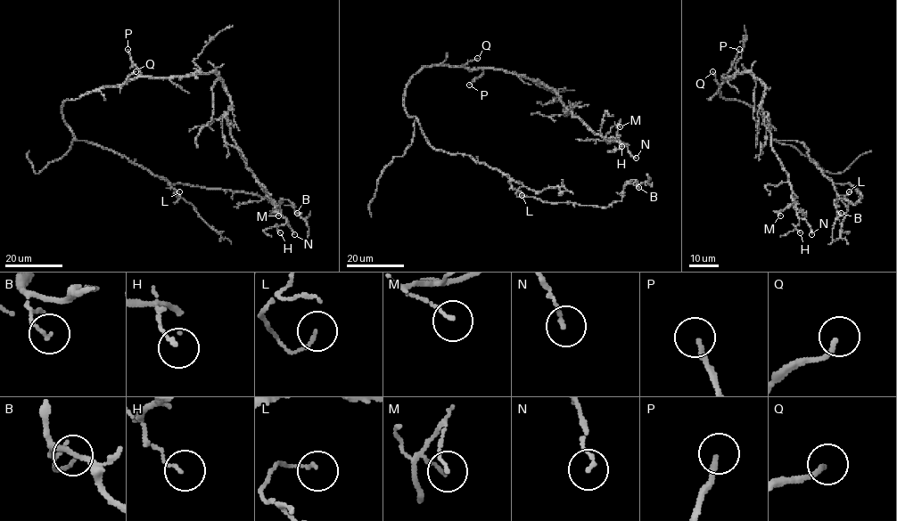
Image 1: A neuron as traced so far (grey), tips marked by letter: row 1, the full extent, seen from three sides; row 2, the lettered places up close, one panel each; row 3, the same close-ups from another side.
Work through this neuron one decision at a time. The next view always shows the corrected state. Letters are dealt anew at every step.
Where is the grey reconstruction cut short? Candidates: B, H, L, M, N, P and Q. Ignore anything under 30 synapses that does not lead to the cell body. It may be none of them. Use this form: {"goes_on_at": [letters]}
{"goes_on_at": []}

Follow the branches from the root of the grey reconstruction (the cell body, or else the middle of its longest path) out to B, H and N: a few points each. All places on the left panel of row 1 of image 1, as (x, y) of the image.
B: (66, 101), (62, 119), (77, 140), (125, 155), (168, 183), (254, 193), (278, 204), (286, 199), (297, 213)
H: (66, 101), (140, 77), (215, 72), (230, 97), (226, 120), (232, 139), (287, 221), (277, 227), (280, 232)
N: (66, 101), (140, 77), (215, 72), (230, 97), (226, 120), (232, 139), (294, 234)

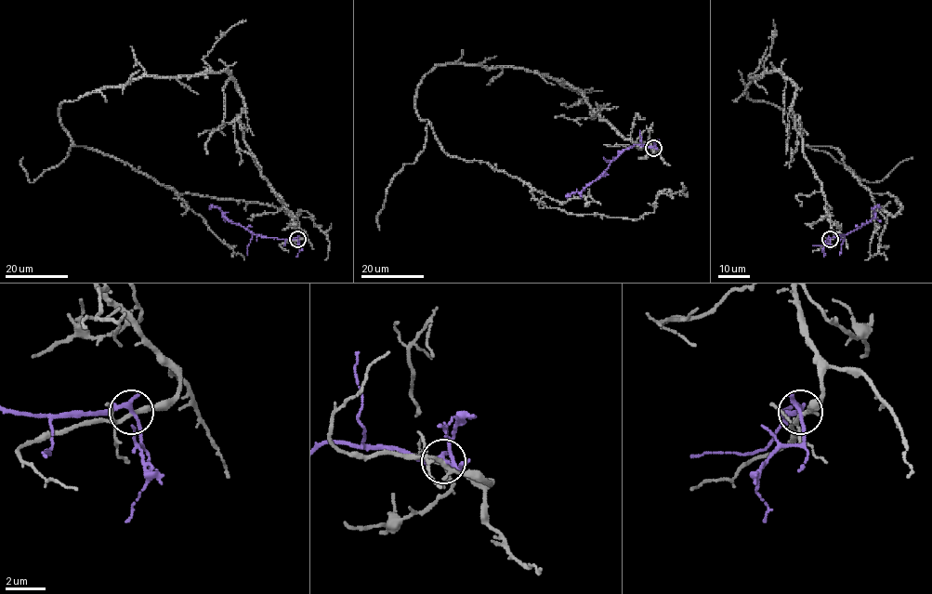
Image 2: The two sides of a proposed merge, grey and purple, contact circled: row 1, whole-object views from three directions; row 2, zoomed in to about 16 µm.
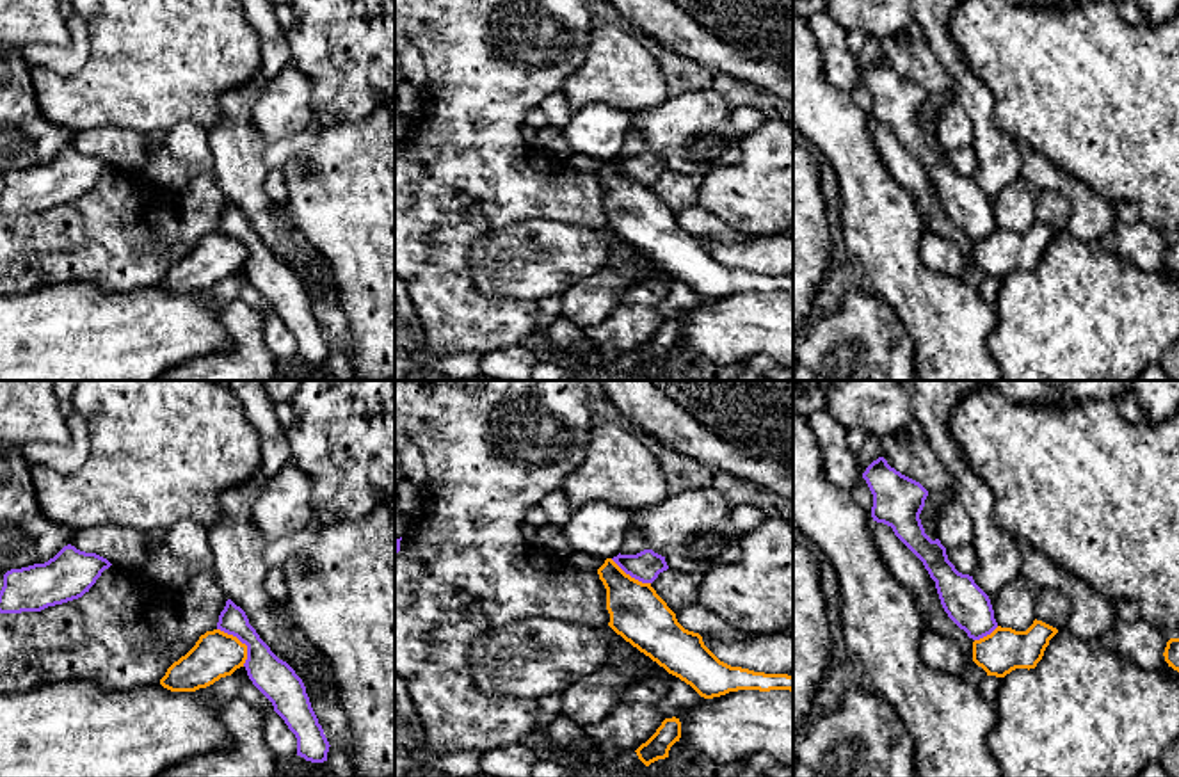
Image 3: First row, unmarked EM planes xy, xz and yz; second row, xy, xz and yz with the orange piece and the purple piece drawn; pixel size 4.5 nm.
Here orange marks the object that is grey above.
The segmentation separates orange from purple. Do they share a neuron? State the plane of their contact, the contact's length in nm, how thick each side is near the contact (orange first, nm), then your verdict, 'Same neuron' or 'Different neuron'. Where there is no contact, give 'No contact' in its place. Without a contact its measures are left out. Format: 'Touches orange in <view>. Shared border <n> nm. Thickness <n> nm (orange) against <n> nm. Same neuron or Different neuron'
Touches orange in xy. Shared border 220 nm. Thickness 220 nm (orange) against 180 nm. Different neuron

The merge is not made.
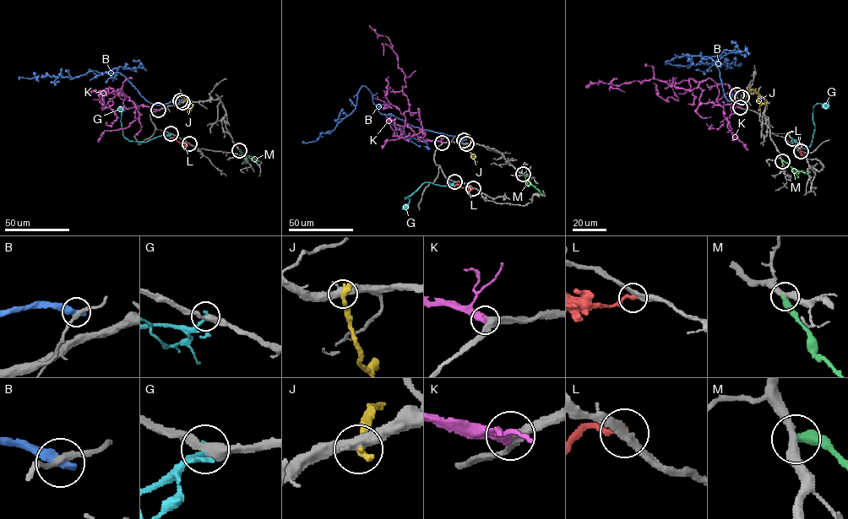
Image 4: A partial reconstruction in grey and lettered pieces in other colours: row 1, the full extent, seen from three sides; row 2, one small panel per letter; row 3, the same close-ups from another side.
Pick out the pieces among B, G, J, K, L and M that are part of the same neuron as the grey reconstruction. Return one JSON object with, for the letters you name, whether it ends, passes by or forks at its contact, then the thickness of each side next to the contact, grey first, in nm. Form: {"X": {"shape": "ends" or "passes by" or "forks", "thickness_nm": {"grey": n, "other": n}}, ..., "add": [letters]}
{"K": {"shape": "ends", "thickness_nm": {"grey": 360, "other": 440}}, "add": ["K"]}

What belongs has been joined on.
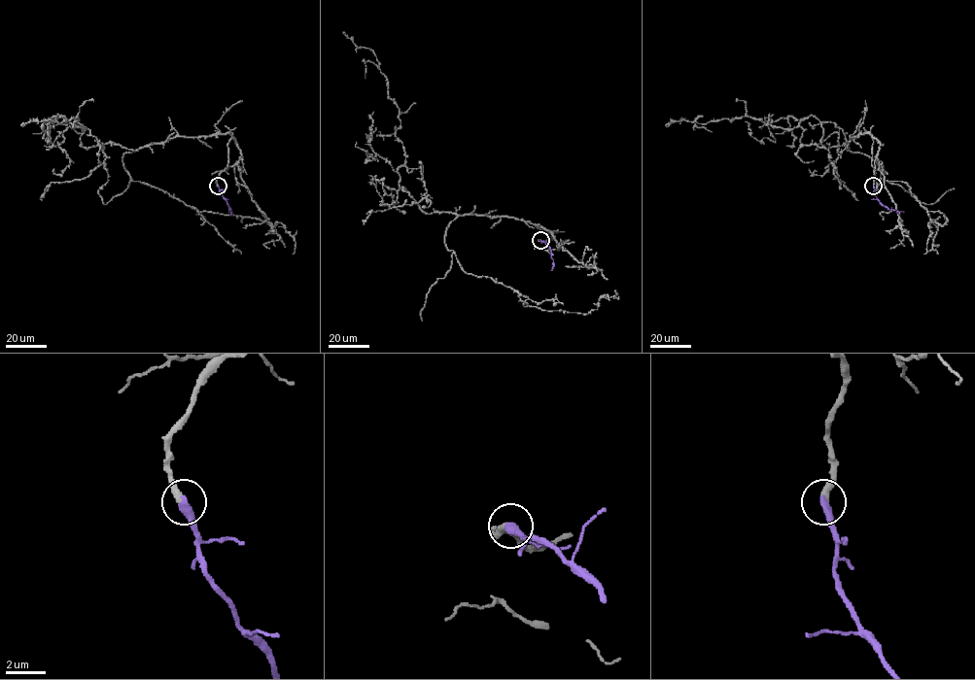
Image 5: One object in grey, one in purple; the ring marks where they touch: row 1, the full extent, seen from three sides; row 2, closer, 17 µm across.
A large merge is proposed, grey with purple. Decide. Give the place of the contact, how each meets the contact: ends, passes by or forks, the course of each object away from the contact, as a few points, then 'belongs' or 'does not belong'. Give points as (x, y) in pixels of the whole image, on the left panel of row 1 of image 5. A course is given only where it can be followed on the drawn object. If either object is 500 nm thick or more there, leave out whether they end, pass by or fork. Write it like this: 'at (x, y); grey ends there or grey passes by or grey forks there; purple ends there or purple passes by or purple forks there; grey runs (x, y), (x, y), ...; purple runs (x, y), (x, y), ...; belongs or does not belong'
at (218, 186); grey ends there; purple ends there; grey runs (218, 186), (229, 133), (87, 149), (78, 116), (83, 129), (73, 124), (77, 117), (21, 125); purple runs (218, 186), (229, 213); belongs

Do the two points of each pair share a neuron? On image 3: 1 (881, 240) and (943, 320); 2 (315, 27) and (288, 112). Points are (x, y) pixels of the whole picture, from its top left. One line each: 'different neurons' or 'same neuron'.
1: same neuron
2: different neurons

